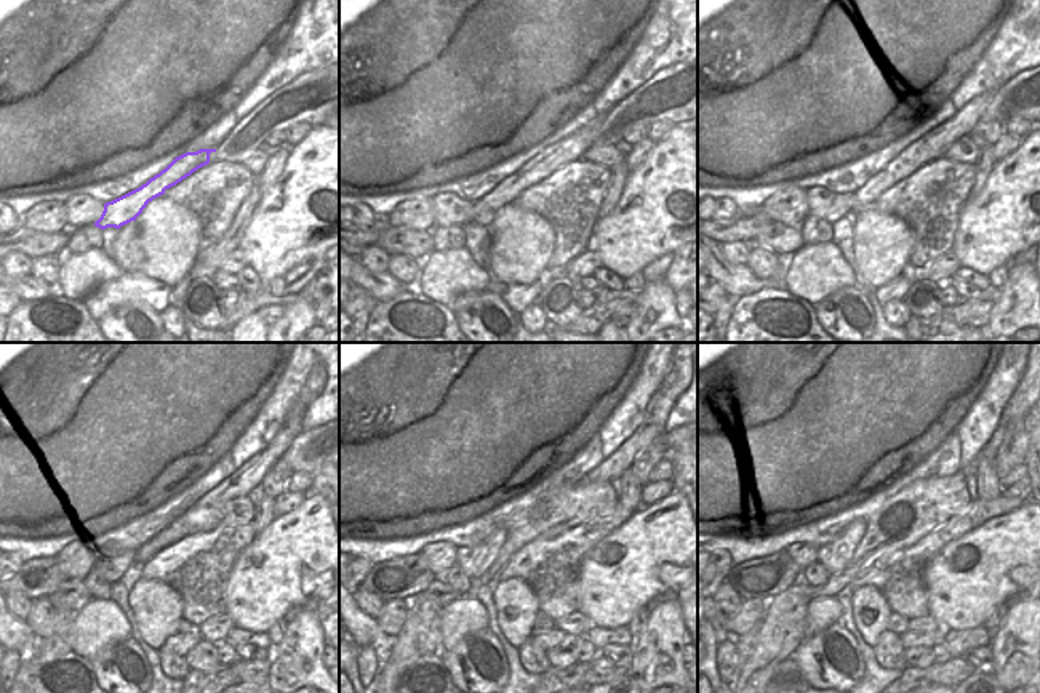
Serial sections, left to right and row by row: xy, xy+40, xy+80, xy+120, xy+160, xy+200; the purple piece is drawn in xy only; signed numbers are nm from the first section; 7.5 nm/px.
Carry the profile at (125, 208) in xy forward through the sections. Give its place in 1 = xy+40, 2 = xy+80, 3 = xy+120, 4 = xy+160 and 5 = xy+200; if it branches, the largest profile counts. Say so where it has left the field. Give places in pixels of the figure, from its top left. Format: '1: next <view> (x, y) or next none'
1: next xy+40 (575, 146)
2: next xy+80 (932, 146)
3: next xy+120 (248, 476)
4: next xy+160 (658, 408)
5: next xy+200 (1023, 399)

